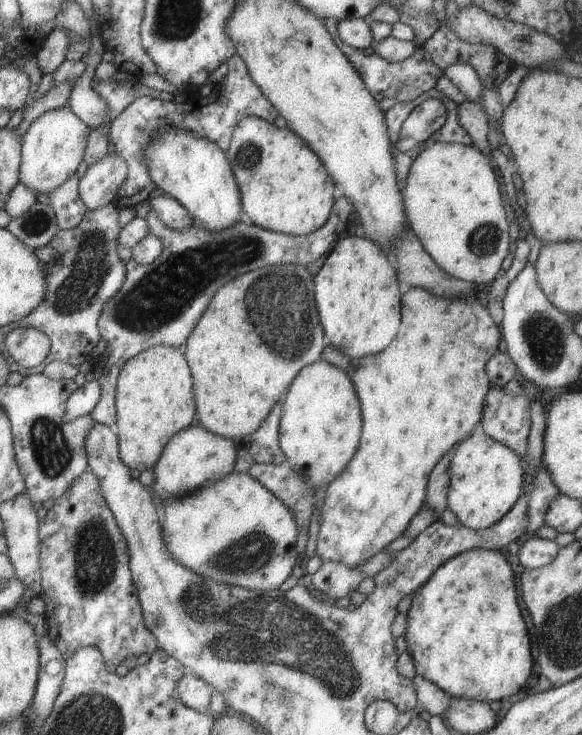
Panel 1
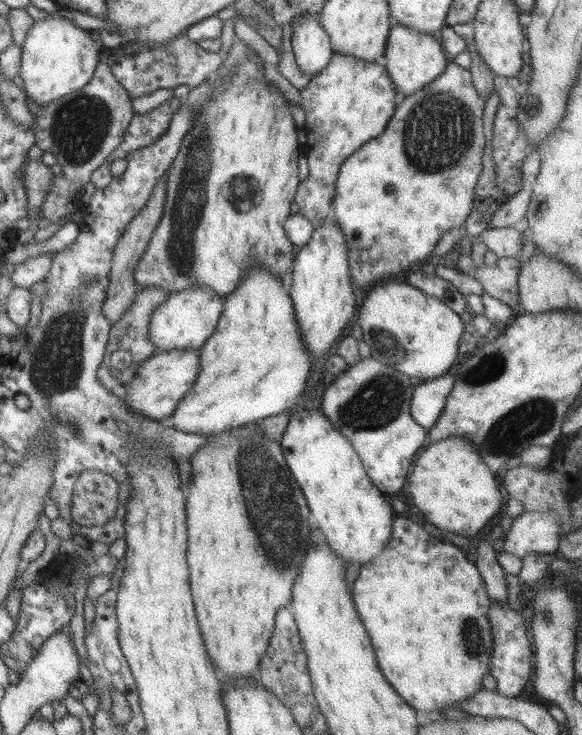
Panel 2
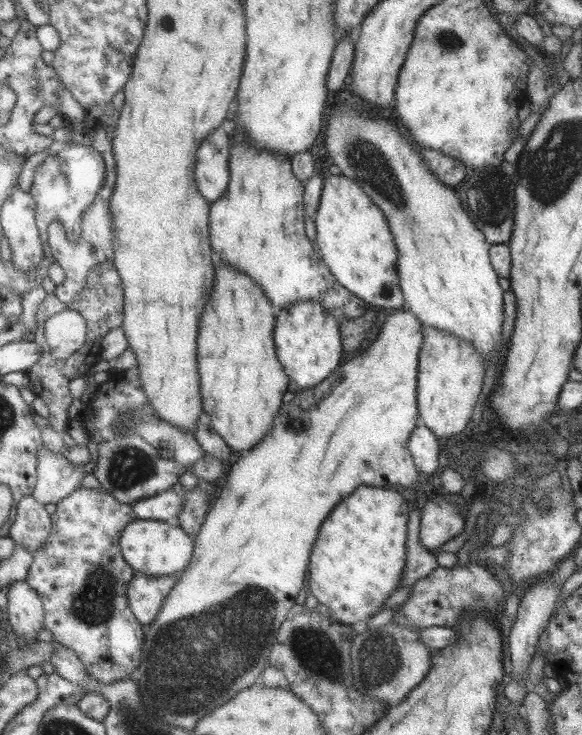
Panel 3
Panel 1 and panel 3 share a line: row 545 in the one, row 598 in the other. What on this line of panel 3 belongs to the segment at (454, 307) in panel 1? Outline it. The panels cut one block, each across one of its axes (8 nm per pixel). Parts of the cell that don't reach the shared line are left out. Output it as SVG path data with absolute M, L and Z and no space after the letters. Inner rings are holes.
M367 484L357 486L349 496L345 496L343 500L339 500L335 504L335 508L331 508L331 512L327 514L327 518L321 522L319 526L319 532L317 532L317 538L313 546L311 546L311 552L309 552L309 562L307 569L309 576L307 576L307 586L309 586L309 599L313 603L323 604L330 614L330 618L333 621L344 625L350 625L358 620L367 621L371 616L379 612L381 604L387 600L387 597L397 589L397 584L400 583L400 577L403 573L403 566L405 566L405 542L407 542L407 521L408 521L408 508L405 499L401 497L400 489L397 488L385 488L369 486Z

